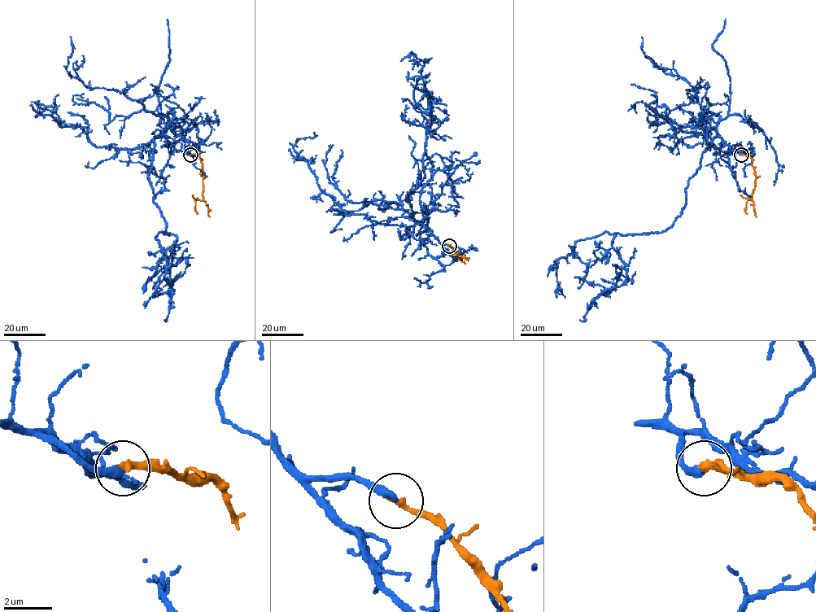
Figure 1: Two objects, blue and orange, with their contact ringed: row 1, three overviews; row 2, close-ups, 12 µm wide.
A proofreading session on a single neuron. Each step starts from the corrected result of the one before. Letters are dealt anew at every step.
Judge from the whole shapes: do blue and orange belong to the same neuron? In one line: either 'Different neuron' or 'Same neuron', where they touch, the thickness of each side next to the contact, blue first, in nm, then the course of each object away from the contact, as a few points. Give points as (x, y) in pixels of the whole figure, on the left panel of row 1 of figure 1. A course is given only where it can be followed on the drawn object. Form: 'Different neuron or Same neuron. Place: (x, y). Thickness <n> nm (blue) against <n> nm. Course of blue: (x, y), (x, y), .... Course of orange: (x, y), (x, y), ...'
Same neuron. Place: (190, 155). Thickness 360 nm (blue) against 300 nm. Course of blue: (190, 154), (163, 136), (154, 139), (148, 177), (164, 232), (176, 237), (164, 320). Course of orange: (190, 154), (198, 155), (202, 164), (203, 199), (195, 200), (197, 214)

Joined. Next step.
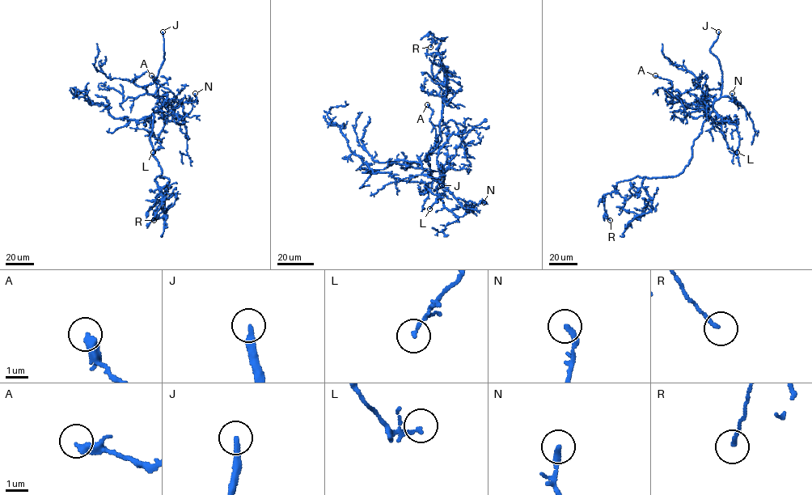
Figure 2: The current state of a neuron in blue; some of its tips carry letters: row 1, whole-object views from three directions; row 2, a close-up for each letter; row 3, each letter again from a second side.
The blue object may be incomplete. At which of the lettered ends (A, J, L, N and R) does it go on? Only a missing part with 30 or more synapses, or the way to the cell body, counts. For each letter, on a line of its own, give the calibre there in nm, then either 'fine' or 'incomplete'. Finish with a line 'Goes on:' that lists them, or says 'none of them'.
A: calibre 360 nm; fine
J: calibre 280 nm; incomplete
L: calibre 140 nm; fine
N: calibre 260 nm; fine
R: calibre 160 nm; fine
Goes on: J

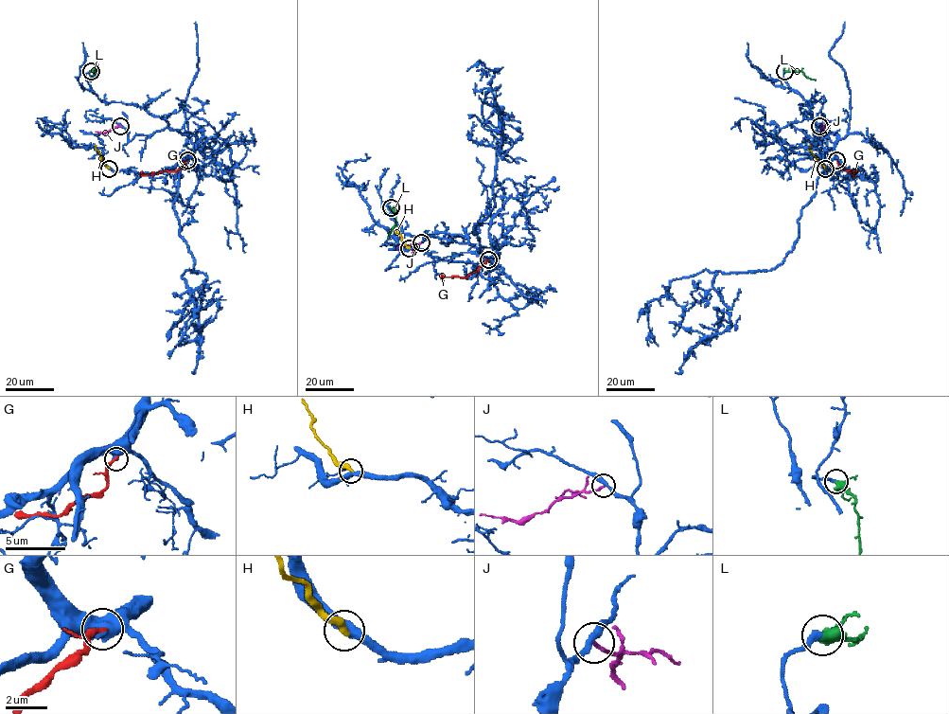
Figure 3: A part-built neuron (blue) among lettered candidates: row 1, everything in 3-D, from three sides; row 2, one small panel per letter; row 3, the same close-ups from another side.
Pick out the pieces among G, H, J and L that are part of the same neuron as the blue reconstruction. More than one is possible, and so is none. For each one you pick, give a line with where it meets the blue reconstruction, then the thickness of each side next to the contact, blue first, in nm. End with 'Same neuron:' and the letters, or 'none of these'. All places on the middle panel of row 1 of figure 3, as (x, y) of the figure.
L: contact (391, 207); calibres 320 and 360 nm
Same neuron: L

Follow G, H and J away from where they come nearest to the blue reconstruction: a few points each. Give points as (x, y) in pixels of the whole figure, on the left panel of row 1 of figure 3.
G: (187, 160), (184, 167), (175, 170), (142, 175), (143, 171)
H: (109, 169), (101, 160), (95, 145)
J: (121, 126), (103, 133), (96, 132)

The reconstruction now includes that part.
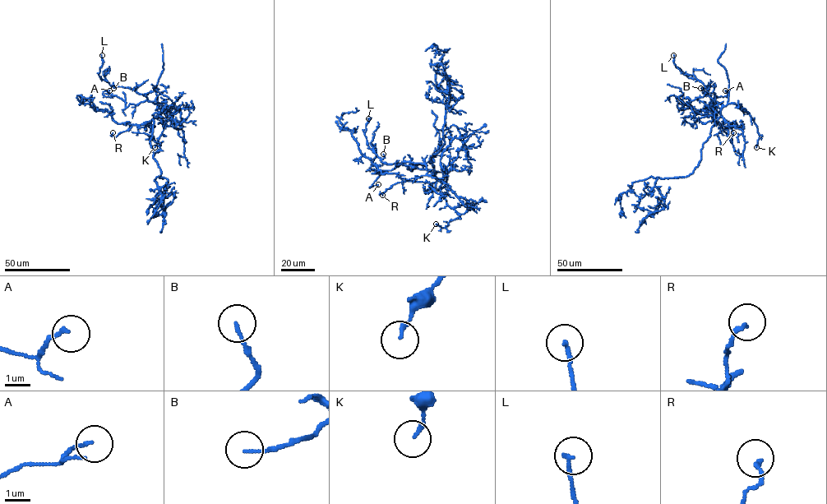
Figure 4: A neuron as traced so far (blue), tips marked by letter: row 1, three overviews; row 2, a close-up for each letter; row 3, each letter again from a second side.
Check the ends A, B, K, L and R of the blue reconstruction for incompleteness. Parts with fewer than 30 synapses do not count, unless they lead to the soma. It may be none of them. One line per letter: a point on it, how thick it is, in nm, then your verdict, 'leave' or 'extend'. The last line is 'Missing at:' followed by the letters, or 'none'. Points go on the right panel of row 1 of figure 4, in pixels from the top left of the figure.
A: at (725, 90); 120 nm thick; leave
B: at (700, 88); 110 nm thick; leave
K: at (756, 147); 140 nm thick; leave
L: at (673, 55); 170 nm thick; leave
R: at (733, 132); 160 nm thick; leave
Missing at: none

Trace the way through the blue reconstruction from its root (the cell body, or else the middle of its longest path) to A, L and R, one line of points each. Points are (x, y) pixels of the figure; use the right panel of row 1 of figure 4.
A: (709, 136), (723, 106), (713, 100), (709, 108), (709, 104), (714, 95), (726, 96), (725, 90)
L: (709, 136), (711, 127), (721, 116), (723, 104), (709, 96), (709, 86), (689, 77), (676, 66), (673, 55)
R: (709, 136), (711, 127), (720, 117), (724, 120), (723, 131), (729, 136), (733, 132)

